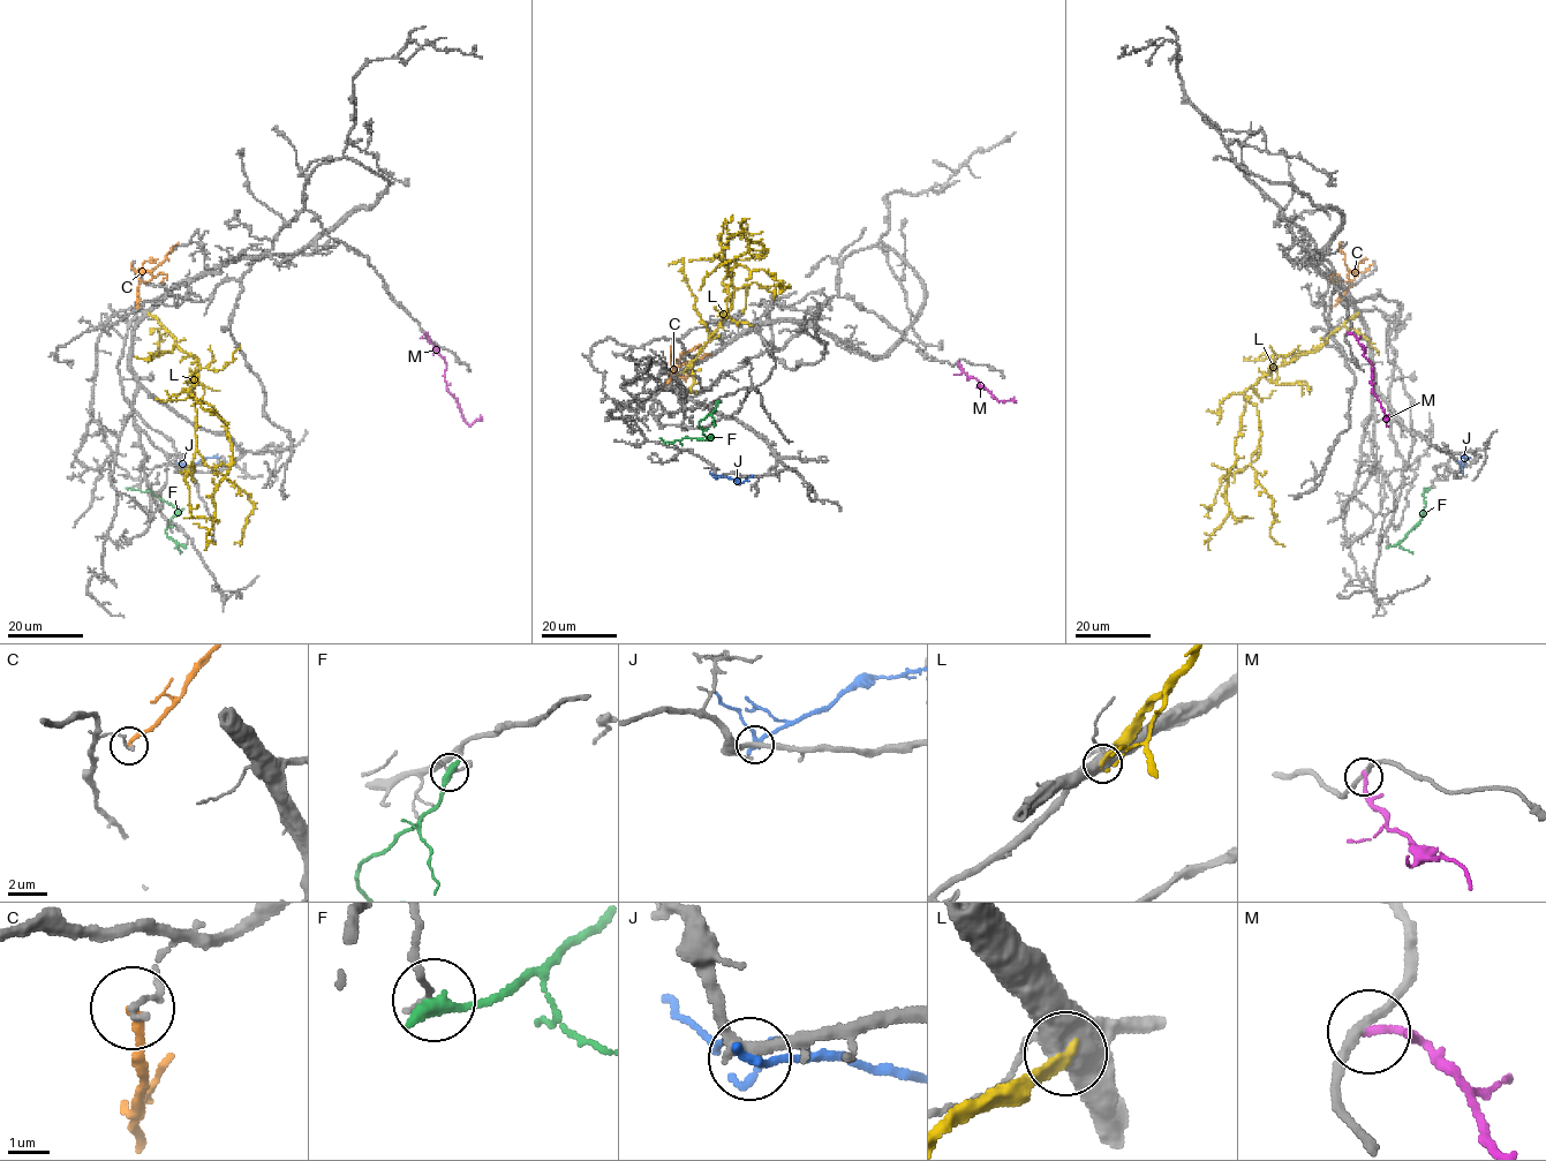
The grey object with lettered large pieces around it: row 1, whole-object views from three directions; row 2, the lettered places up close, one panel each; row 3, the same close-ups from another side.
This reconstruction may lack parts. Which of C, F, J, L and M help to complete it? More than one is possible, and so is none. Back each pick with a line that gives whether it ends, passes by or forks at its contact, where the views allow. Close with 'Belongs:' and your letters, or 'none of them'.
Belongs: none of them

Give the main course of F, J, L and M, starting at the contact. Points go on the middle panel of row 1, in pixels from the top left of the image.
F: (717, 404), (699, 422), (708, 439), (684, 437), (664, 442), (658, 437)
J: (717, 476), (741, 483), (753, 475)
L: (683, 371), (731, 307), (732, 271), (723, 259), (729, 276), (745, 265), (787, 286), (777, 285), (772, 299)
M: (958, 362), (962, 370), (974, 378), (978, 386), (983, 386), (995, 399), (1013, 401)

